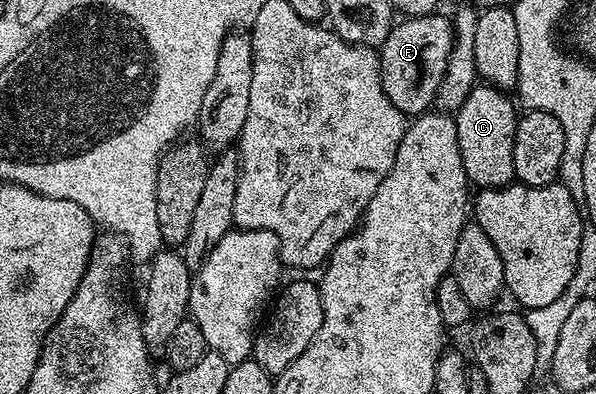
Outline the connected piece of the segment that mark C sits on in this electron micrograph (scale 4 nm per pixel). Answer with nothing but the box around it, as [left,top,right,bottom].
[455,85,518,188]

